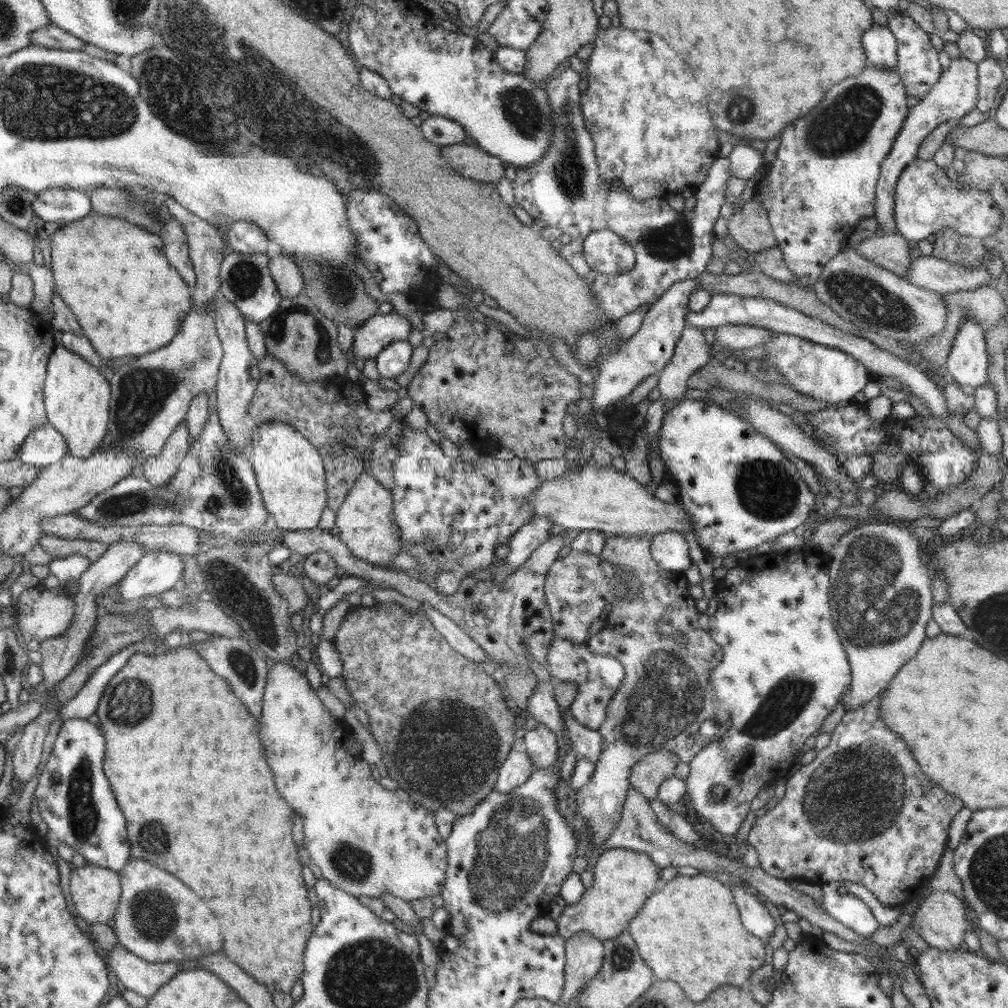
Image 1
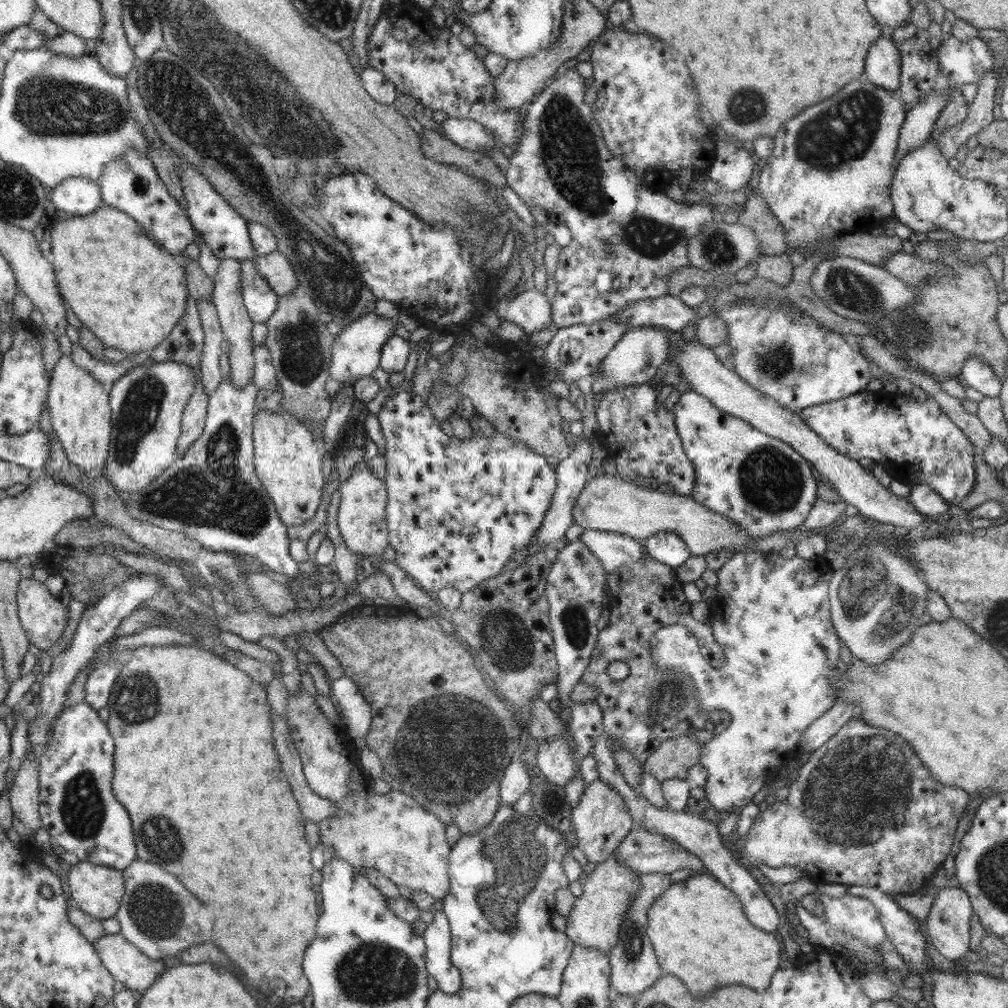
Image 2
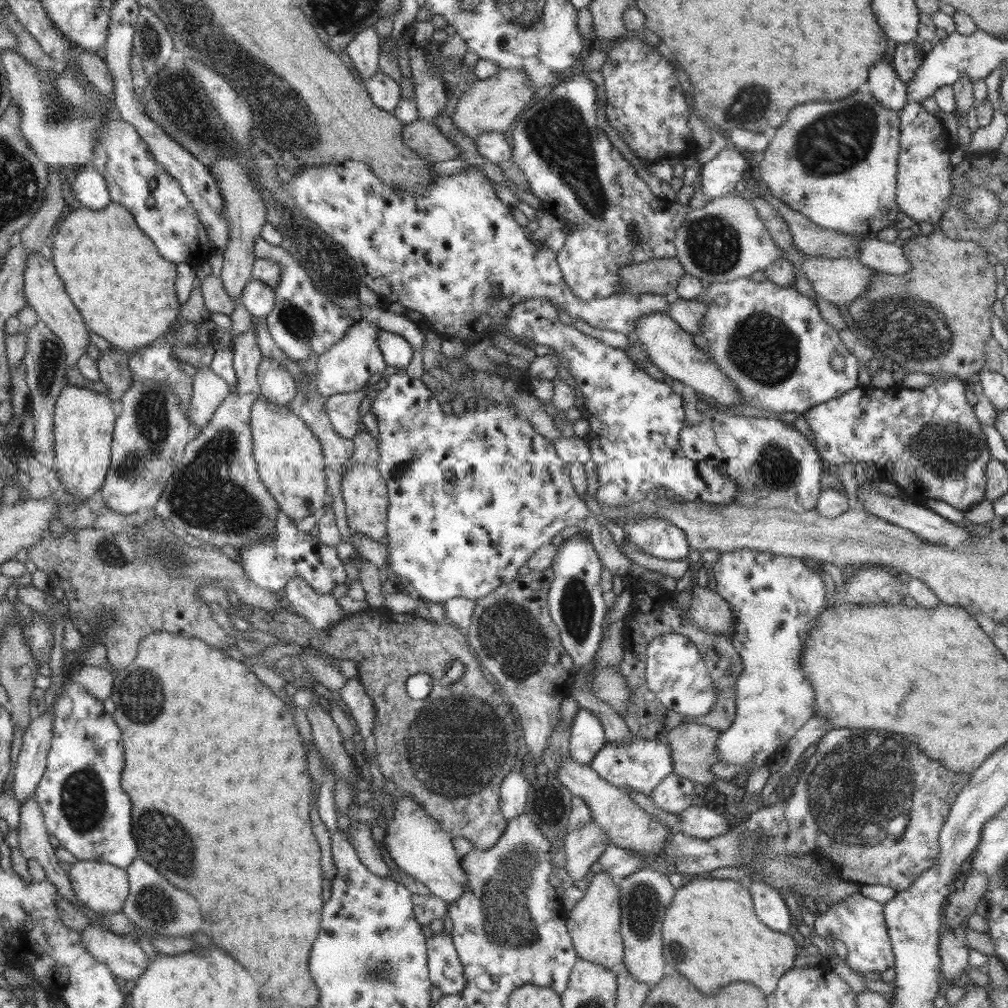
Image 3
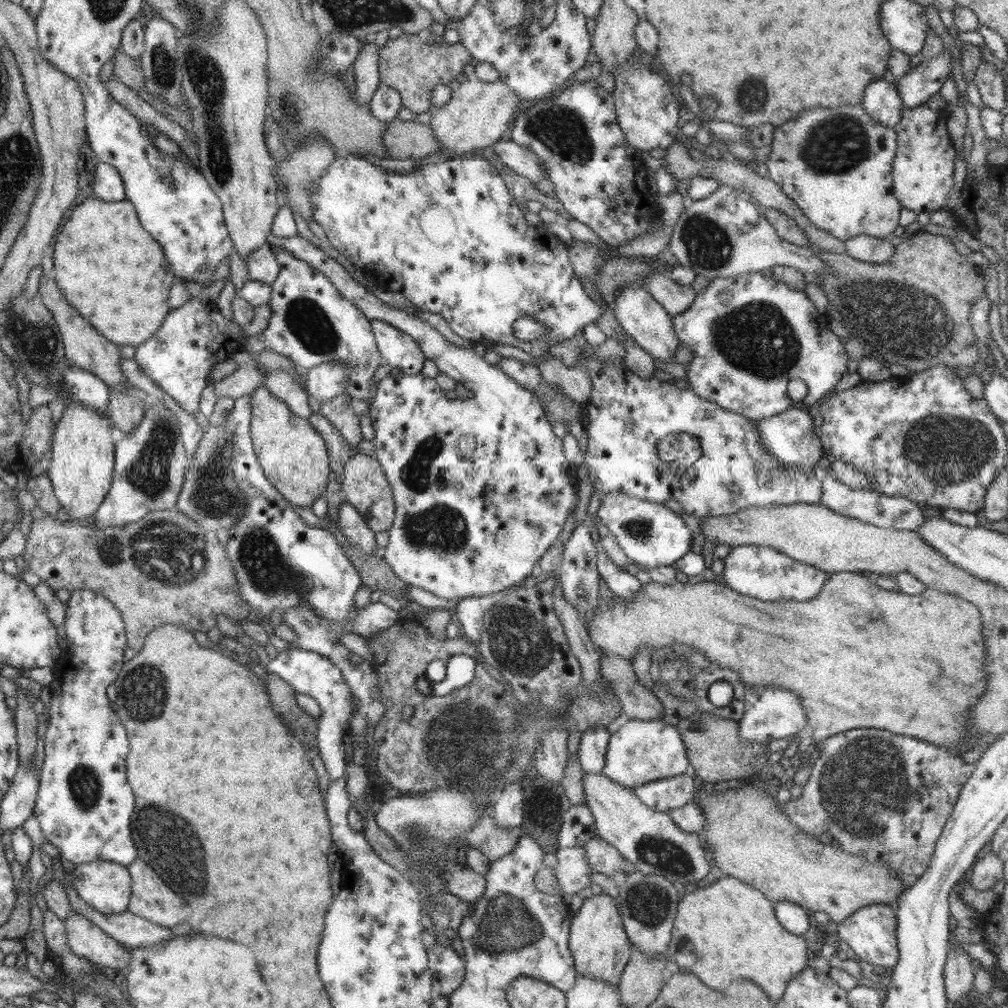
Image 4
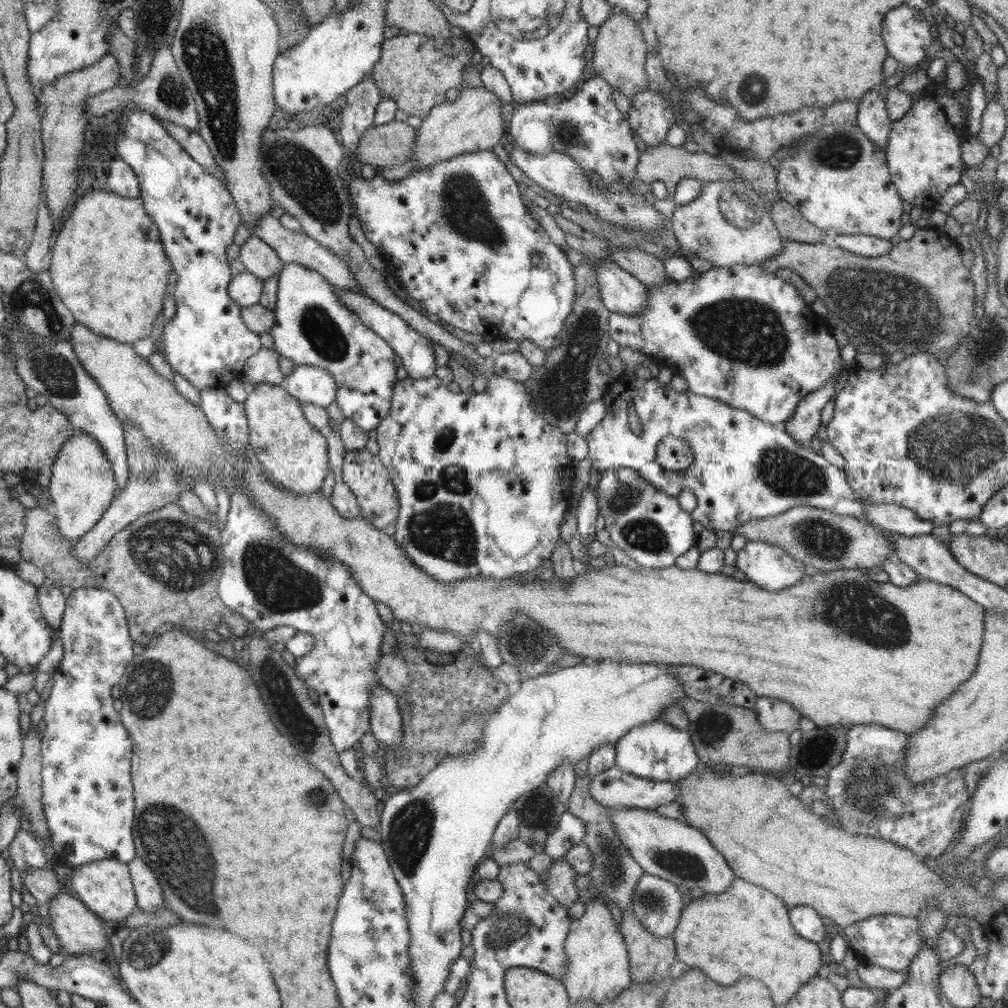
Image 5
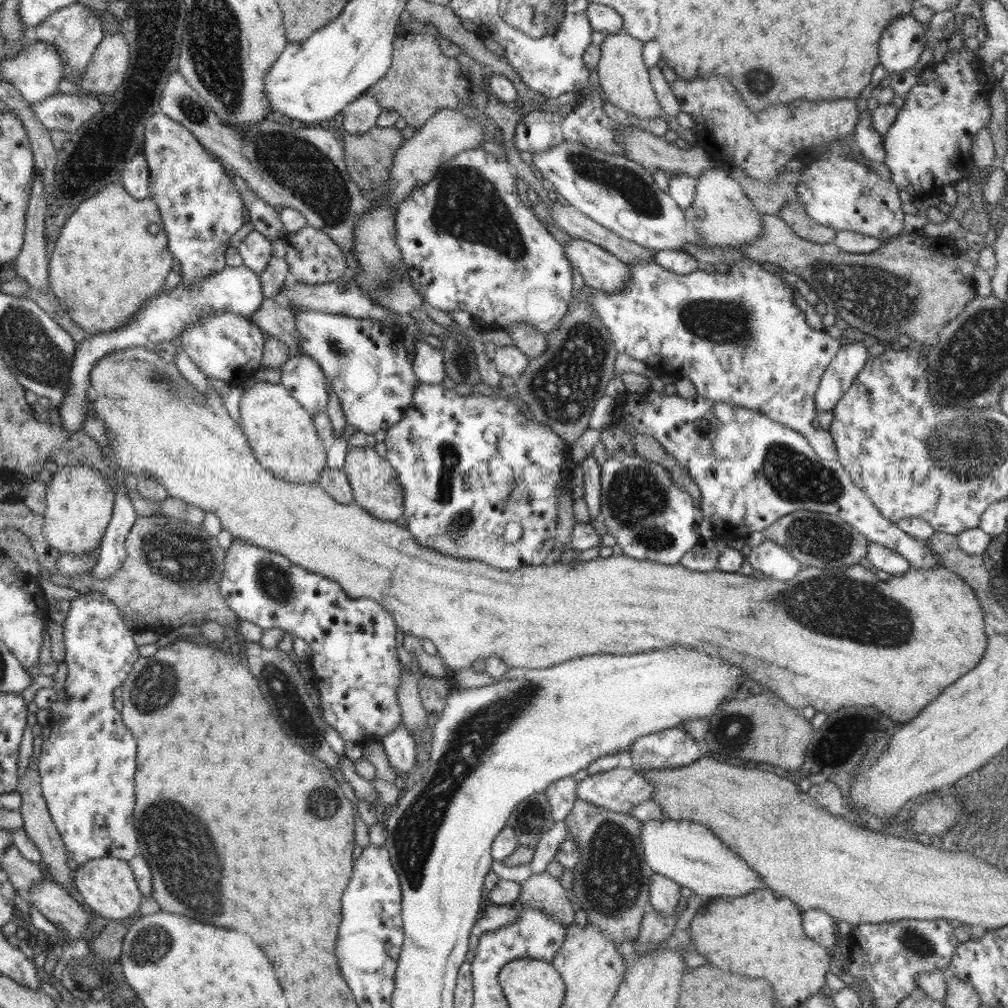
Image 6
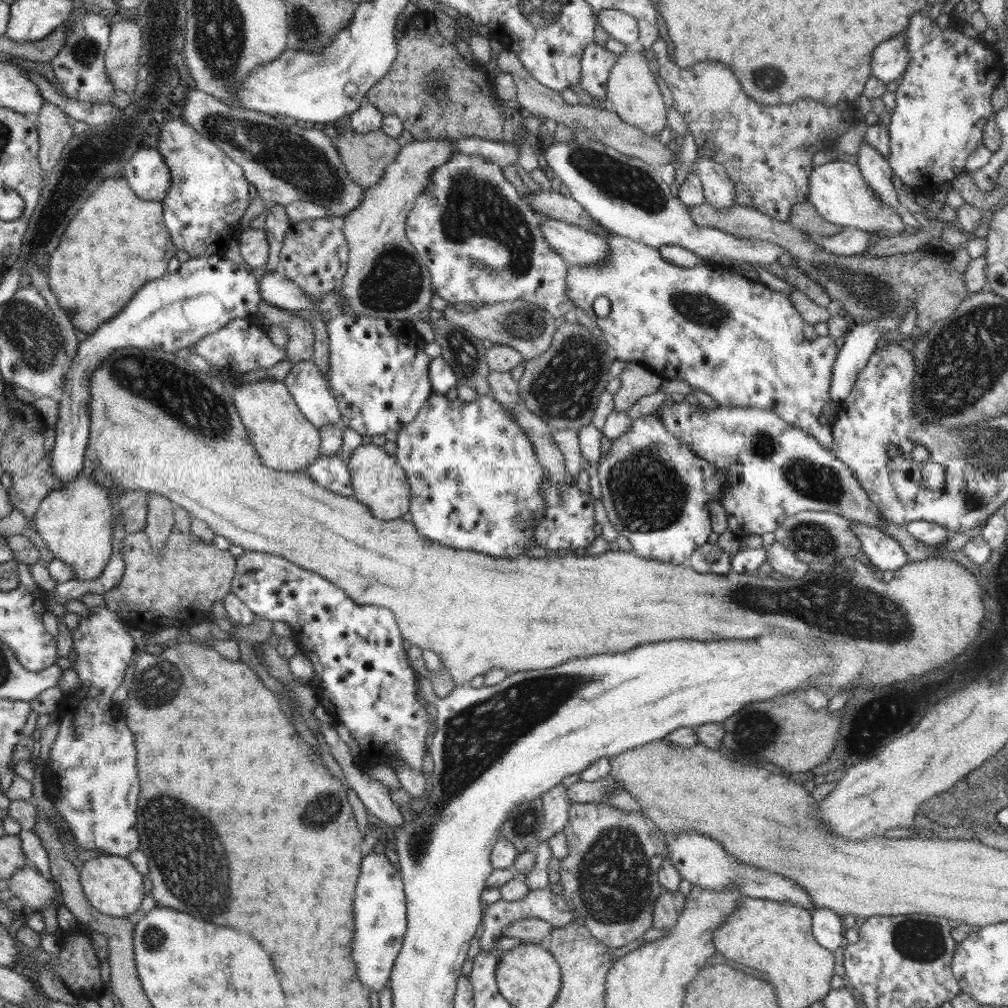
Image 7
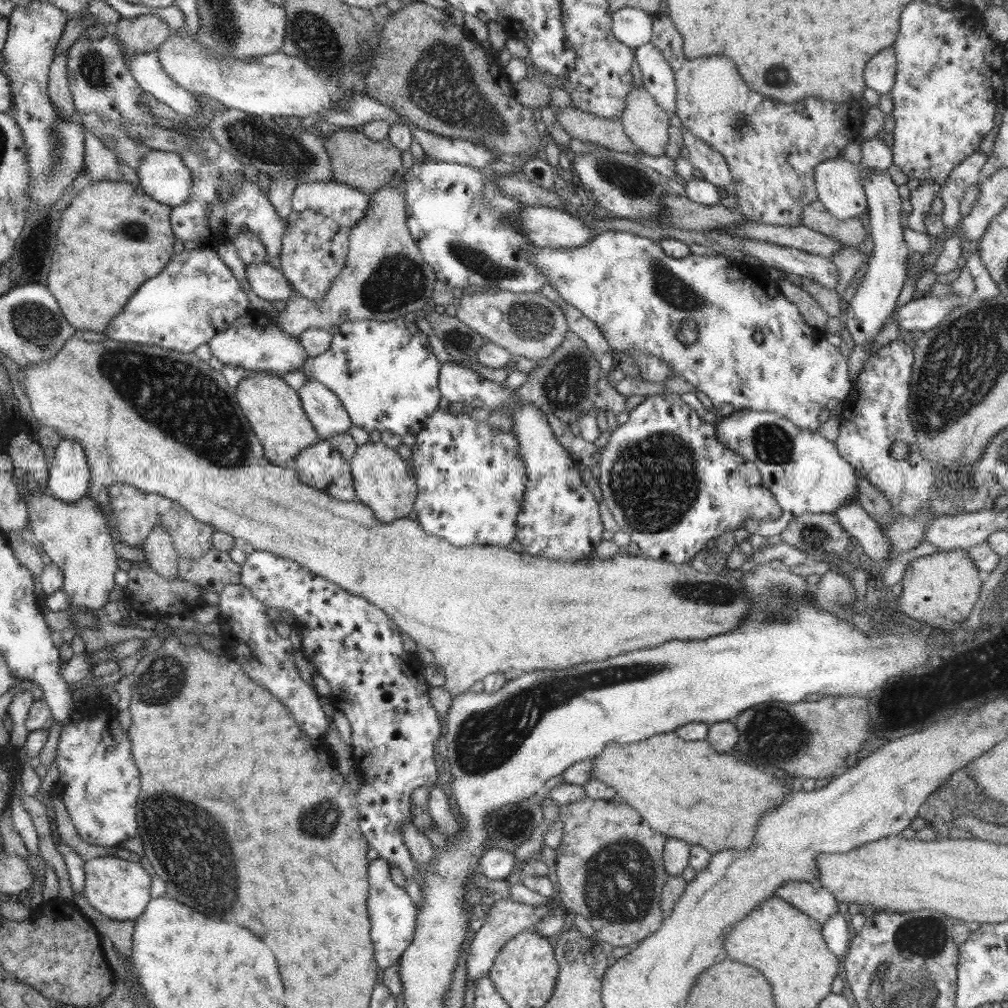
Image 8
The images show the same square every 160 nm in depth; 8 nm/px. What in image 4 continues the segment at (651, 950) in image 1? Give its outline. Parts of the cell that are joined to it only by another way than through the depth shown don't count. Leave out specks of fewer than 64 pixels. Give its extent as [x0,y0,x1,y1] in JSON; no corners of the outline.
[666,875,808,1001]

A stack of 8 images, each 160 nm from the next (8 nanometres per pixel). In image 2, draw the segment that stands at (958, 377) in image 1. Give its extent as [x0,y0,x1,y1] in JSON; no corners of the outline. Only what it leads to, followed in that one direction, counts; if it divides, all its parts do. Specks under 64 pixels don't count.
[960,358,1002,397]

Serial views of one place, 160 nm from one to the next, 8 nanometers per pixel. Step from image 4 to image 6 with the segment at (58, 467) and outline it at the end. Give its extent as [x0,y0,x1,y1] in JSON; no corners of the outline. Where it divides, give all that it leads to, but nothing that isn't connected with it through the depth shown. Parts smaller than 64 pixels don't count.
[42,465,115,553]

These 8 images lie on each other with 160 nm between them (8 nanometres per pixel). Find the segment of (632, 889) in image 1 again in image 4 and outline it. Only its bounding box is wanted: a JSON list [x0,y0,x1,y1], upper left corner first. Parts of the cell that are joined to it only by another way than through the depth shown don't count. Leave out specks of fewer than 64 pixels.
[569,893,632,988]

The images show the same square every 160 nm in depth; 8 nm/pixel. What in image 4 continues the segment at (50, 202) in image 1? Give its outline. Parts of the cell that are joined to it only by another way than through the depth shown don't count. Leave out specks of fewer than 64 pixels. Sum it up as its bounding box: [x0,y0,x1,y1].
[91,163,126,202]

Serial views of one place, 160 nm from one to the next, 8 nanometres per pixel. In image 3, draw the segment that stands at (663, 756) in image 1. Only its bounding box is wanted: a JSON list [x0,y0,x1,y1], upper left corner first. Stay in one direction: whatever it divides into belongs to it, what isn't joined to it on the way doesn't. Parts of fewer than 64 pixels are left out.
[667,722,720,787]

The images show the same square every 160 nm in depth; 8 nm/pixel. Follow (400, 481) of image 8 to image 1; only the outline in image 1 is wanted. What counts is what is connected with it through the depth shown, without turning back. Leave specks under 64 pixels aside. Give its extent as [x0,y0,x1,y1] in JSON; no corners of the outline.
[334,472,402,567]

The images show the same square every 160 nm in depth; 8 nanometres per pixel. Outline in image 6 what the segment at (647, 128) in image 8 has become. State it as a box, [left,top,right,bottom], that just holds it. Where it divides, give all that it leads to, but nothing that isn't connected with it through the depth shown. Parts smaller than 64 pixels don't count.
[597,28,668,120]

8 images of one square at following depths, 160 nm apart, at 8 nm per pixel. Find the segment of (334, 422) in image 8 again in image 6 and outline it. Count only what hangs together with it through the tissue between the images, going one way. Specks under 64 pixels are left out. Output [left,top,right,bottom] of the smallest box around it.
[280,355,328,416]

